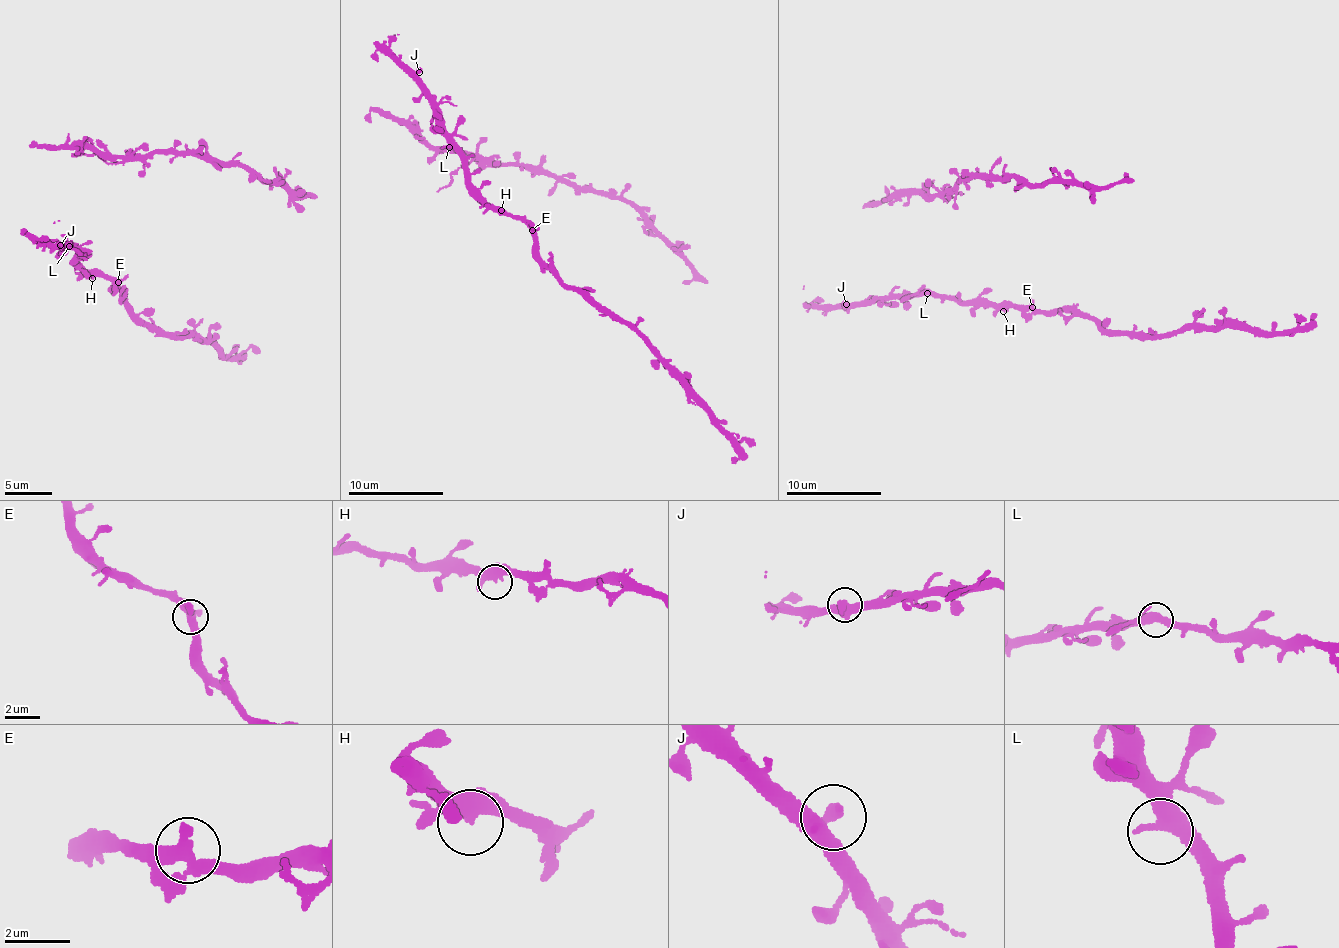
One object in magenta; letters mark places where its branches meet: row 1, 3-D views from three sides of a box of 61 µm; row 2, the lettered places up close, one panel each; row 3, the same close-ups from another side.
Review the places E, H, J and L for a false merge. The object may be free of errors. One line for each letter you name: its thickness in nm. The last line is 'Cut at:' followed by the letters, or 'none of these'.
Cut at: none of these

